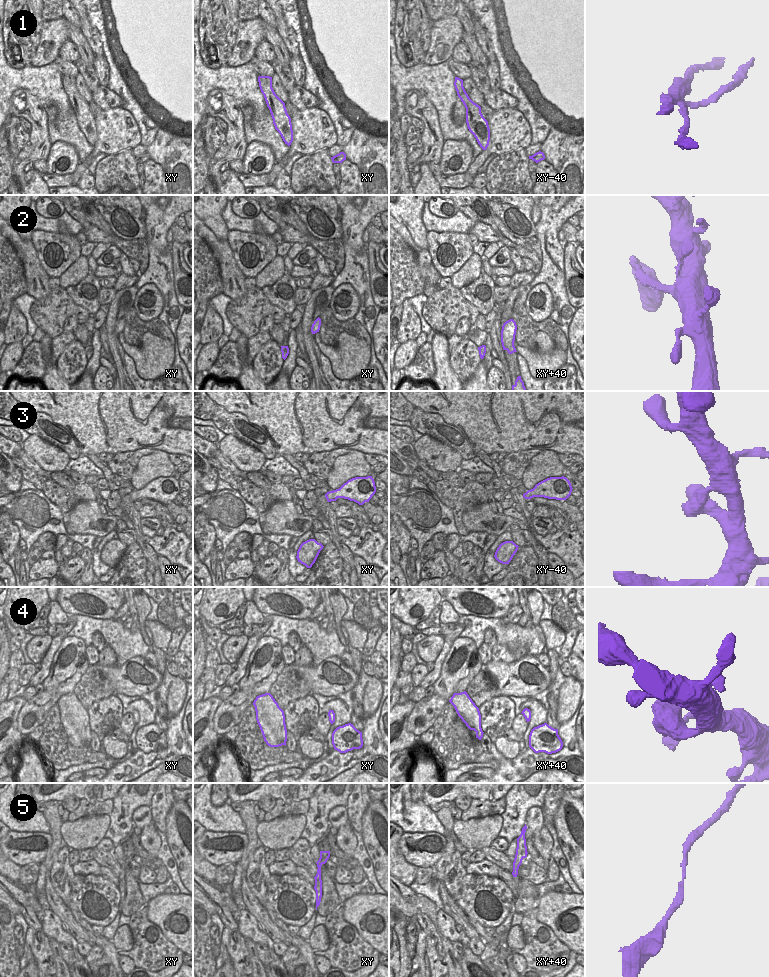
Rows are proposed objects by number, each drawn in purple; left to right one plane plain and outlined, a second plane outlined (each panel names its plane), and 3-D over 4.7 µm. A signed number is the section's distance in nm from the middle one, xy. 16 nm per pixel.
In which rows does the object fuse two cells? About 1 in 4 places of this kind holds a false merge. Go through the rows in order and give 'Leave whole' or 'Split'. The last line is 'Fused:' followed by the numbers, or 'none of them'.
1: Split
2: Leave whole
3: Leave whole
4: Leave whole
5: Leave whole
Fused: 1

